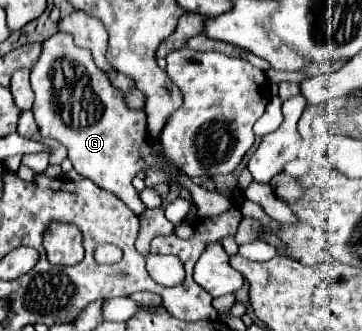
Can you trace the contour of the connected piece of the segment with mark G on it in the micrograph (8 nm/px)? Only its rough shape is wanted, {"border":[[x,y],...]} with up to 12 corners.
{"border":[[68,32],[32,68],[40,136],[78,174],[146,212],[146,114]]}

